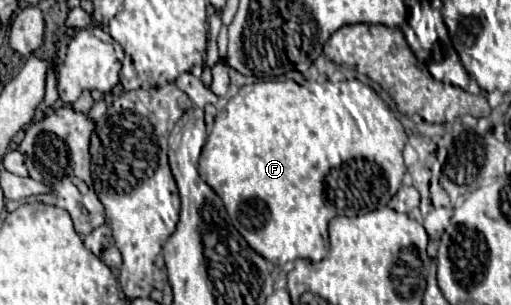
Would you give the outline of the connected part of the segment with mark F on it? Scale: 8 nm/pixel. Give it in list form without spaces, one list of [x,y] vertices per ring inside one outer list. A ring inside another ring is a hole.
[[[323,55],[312,63],[310,70],[312,82],[324,82],[324,84],[320,84],[320,88],[316,92],[306,88],[308,85],[304,85],[304,79],[302,79],[303,84],[299,84],[293,78],[289,79],[286,74],[282,74],[278,78],[270,79],[270,82],[256,82],[252,86],[246,86],[234,98],[230,98],[228,104],[216,114],[214,128],[208,136],[208,142],[202,150],[200,164],[198,164],[198,172],[200,172],[202,180],[208,182],[212,186],[212,190],[222,198],[226,212],[232,220],[232,226],[244,236],[244,240],[250,244],[250,248],[254,248],[260,256],[264,256],[274,266],[284,266],[286,262],[294,262],[296,258],[306,258],[312,262],[326,258],[328,256],[328,222],[334,216],[358,216],[358,214],[366,214],[366,212],[372,212],[378,208],[386,208],[388,202],[392,200],[392,196],[402,186],[402,176],[406,172],[406,166],[402,160],[406,132],[404,132],[404,126],[400,124],[400,120],[388,108],[388,104],[370,86],[362,84],[356,78],[354,69],[338,65]]]

